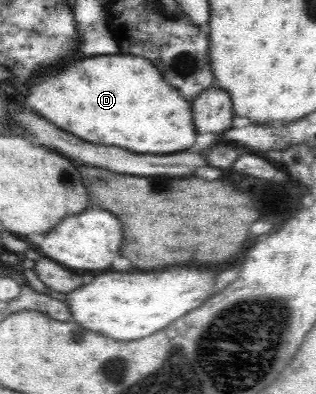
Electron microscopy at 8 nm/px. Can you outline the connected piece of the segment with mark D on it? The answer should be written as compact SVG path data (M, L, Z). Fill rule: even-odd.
M120 53L86 57L72 61L60 71L34 77L27 94L22 96L22 104L62 131L88 143L114 145L132 153L146 151L152 155L180 153L194 145L196 133L224 133L231 128L234 118L228 92L208 88L187 101L164 81L150 60Z

